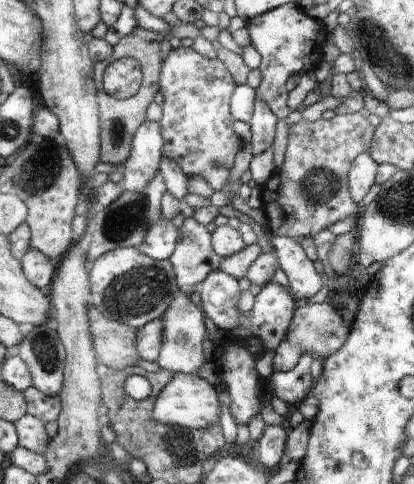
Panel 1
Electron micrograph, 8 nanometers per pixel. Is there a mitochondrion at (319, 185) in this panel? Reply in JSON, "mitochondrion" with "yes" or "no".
{"mitochondrion":"yes"}

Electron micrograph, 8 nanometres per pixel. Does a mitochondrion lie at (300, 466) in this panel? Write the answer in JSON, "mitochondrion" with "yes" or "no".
{"mitochondrion":"no"}

